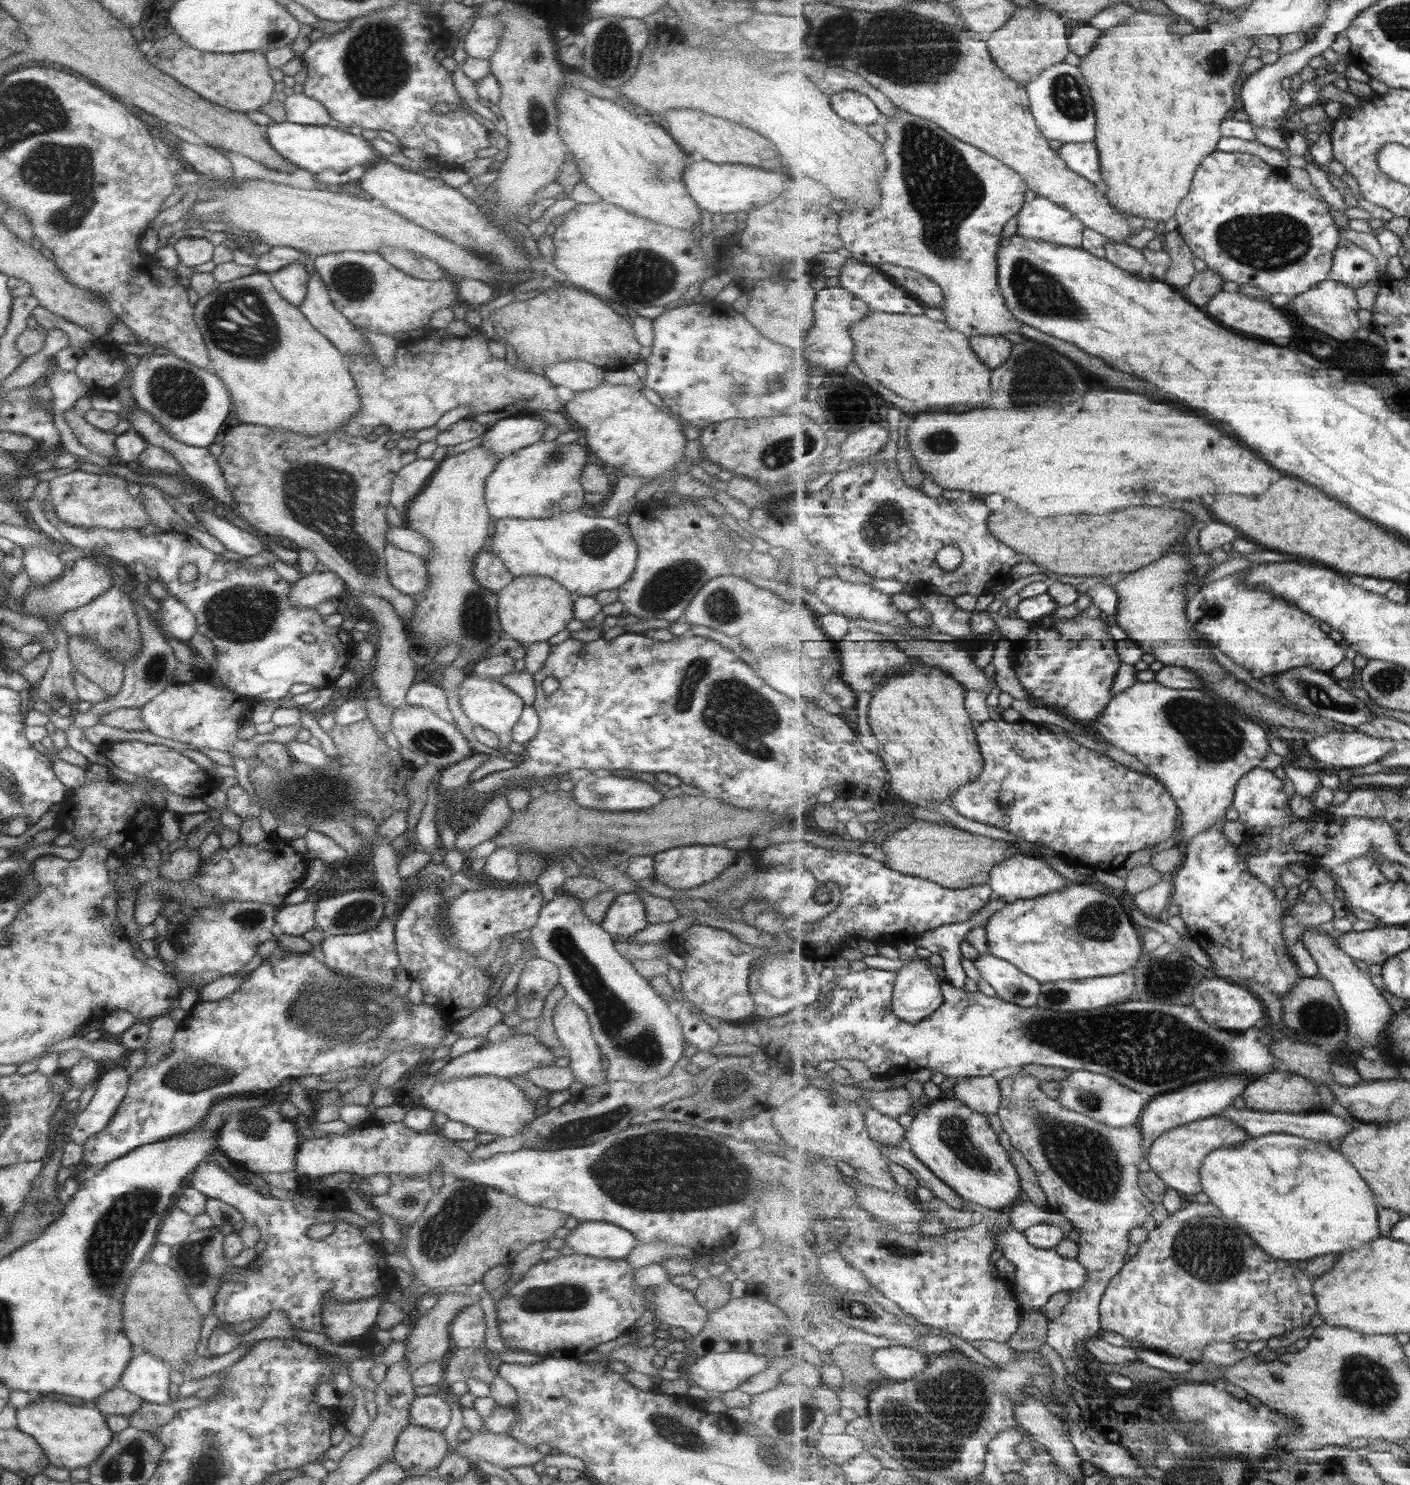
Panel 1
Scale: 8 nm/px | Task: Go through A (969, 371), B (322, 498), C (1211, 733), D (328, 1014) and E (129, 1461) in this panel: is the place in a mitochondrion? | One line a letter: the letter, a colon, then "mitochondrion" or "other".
A: other
B: mitochondrion
C: mitochondrion
D: mitochondrion
E: mitochondrion

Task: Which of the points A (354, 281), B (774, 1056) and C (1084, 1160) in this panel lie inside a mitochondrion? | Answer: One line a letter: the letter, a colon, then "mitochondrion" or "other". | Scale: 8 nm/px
A: mitochondrion
B: other
C: mitochondrion

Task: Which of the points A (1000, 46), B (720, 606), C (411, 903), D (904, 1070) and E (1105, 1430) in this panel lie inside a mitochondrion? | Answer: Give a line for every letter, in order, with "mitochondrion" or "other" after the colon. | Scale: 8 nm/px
A: other
B: mitochondrion
C: other
D: other
E: other

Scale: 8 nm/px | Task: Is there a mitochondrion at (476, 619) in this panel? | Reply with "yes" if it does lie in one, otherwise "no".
yes

